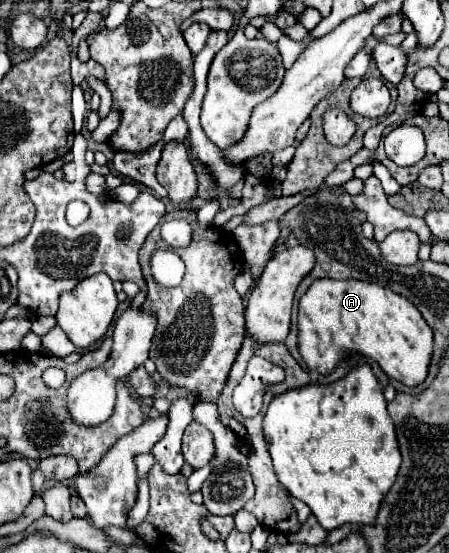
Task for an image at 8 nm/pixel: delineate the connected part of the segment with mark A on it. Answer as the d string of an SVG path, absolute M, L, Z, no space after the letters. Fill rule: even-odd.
M319 279L313 281L307 293L299 299L299 353L309 369L323 375L349 353L357 351L381 365L381 369L403 381L419 385L427 377L427 367L433 351L433 331L423 323L417 307L395 291L357 279Z

